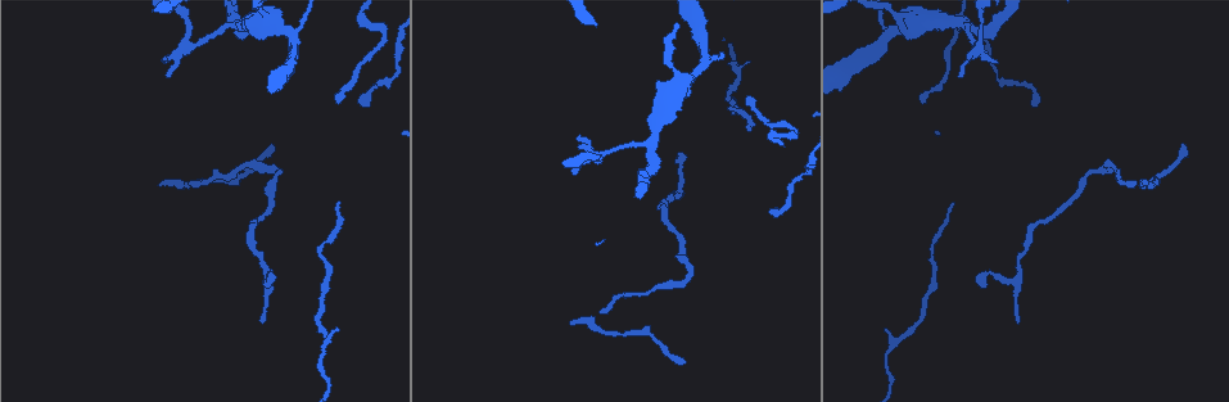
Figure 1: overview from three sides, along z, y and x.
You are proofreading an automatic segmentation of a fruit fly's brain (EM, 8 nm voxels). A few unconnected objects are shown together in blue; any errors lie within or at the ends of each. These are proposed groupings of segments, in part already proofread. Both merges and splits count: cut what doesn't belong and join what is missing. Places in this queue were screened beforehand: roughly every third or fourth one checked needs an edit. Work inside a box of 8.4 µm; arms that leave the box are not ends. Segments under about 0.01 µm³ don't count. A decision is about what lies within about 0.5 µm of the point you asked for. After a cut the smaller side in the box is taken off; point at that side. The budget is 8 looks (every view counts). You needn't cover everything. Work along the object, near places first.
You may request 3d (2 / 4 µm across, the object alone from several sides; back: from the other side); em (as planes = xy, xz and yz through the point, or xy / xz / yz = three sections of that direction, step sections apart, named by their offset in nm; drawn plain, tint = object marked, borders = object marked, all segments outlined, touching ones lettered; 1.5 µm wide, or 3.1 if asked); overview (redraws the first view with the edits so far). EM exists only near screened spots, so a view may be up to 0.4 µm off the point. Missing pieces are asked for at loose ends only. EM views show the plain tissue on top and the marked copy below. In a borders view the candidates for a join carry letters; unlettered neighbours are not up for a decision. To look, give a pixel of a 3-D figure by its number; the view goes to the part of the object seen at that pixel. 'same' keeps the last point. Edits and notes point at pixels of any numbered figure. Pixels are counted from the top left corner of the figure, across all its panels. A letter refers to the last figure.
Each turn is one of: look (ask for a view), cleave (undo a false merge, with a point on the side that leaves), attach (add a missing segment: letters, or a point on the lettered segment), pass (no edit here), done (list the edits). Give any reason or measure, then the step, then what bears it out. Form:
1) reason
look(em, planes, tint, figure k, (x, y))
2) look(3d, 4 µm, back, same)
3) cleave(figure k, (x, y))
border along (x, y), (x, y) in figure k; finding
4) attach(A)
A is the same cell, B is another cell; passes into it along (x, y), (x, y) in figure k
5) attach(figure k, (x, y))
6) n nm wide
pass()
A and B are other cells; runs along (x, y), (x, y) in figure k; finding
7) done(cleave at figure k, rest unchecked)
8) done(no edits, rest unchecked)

an open end
look(em, planes, borders, figure 1, (752, 130))

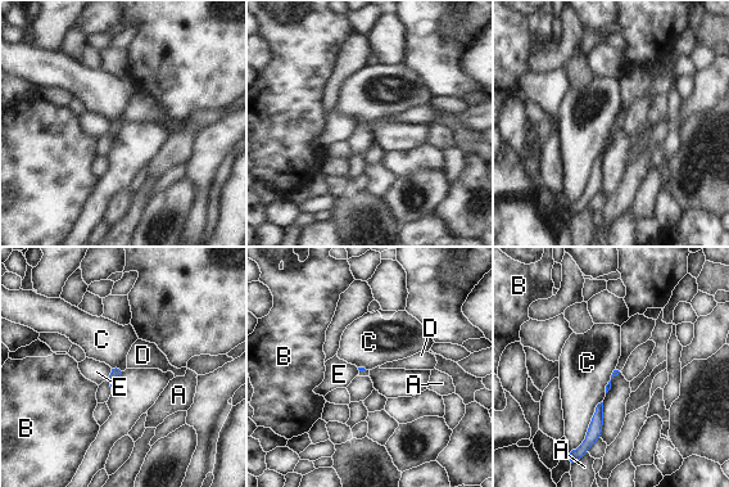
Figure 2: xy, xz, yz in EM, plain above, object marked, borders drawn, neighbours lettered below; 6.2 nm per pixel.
pass()
A, B, C, D and E are other cells; none of them fits

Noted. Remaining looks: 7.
a narrow waist
look(em, xz, step 4, borders, figure 1, (965, 25))

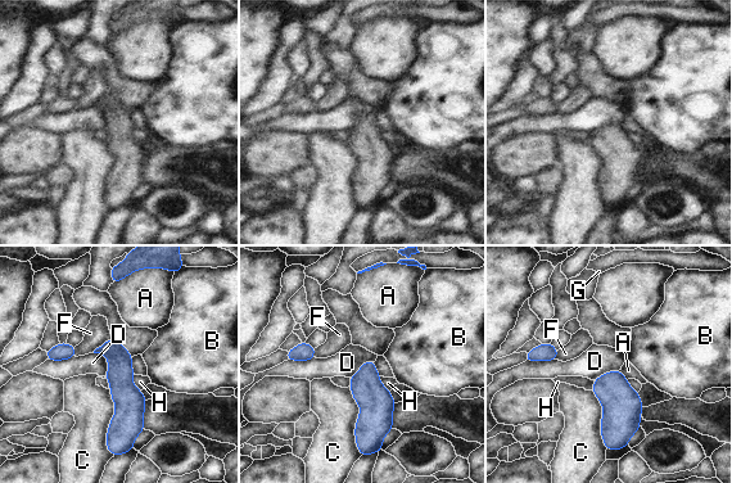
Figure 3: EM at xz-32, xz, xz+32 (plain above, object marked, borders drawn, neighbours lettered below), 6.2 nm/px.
20 nm wide; A touches over 360 nm
pass()
A, B, C, D, F, G and H are other cells; all the same neuron

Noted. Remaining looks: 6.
abrupt turn
look(em, xy, step 8, borders, figure 1, (282, 173))

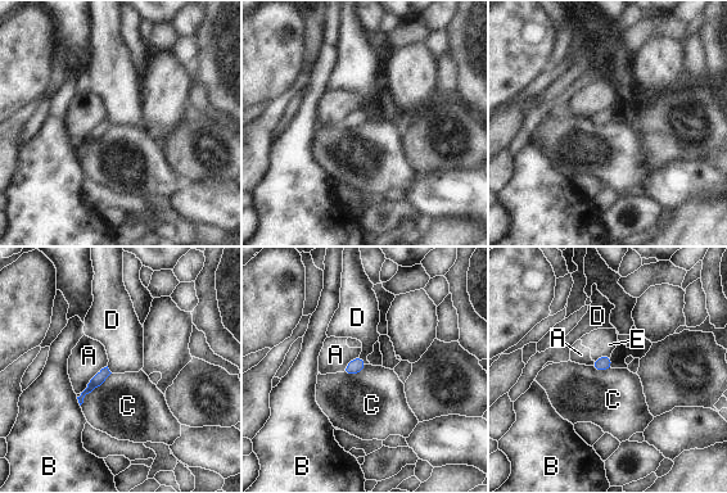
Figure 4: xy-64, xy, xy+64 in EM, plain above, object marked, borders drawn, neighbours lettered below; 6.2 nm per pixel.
cut it another way
look(em, planes, borders, same)

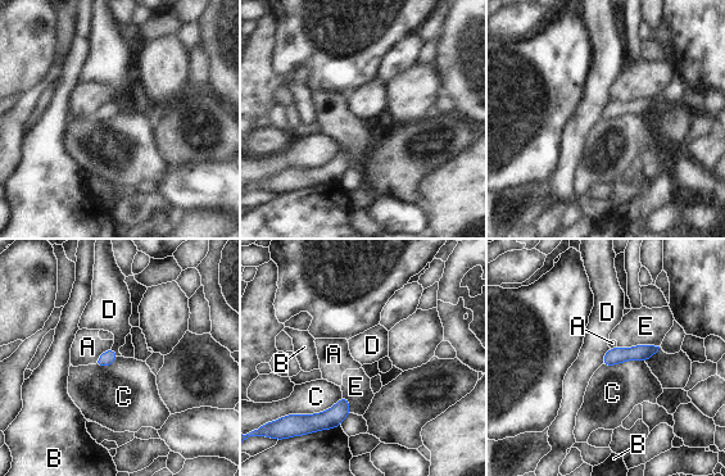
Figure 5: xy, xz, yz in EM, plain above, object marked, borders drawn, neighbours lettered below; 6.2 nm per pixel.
pass()
A, B, C, D and E are other cells; border along (341, 395), (321, 412), (293, 413) in figure 5; all the same neuron

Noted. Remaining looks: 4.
done(no edits, rest unchecked)

